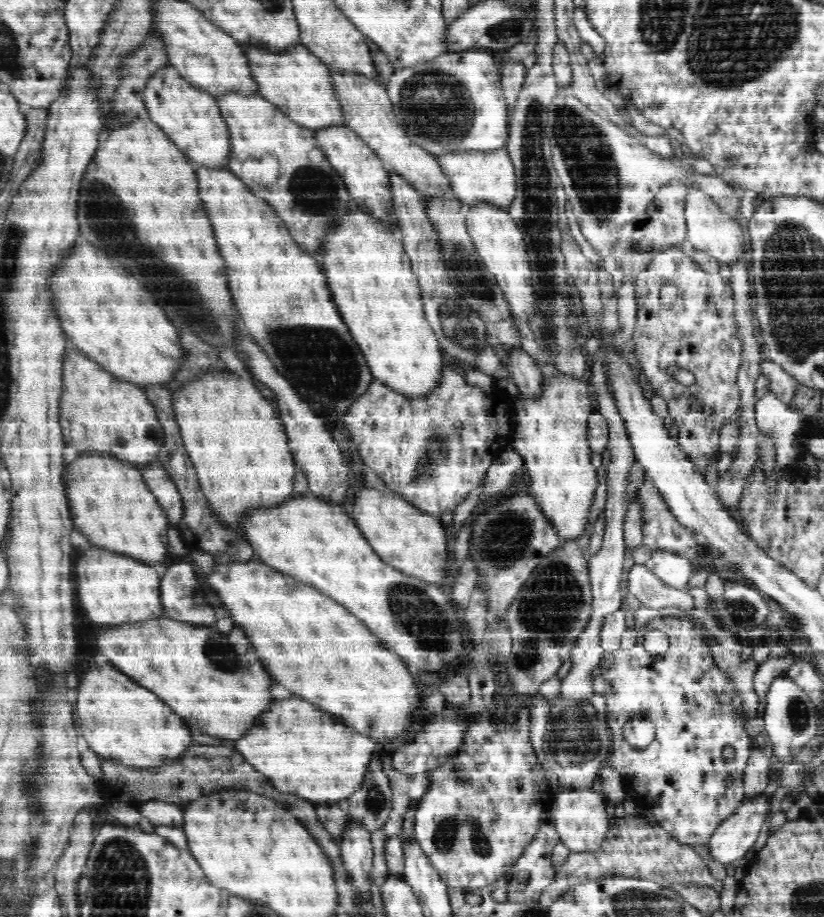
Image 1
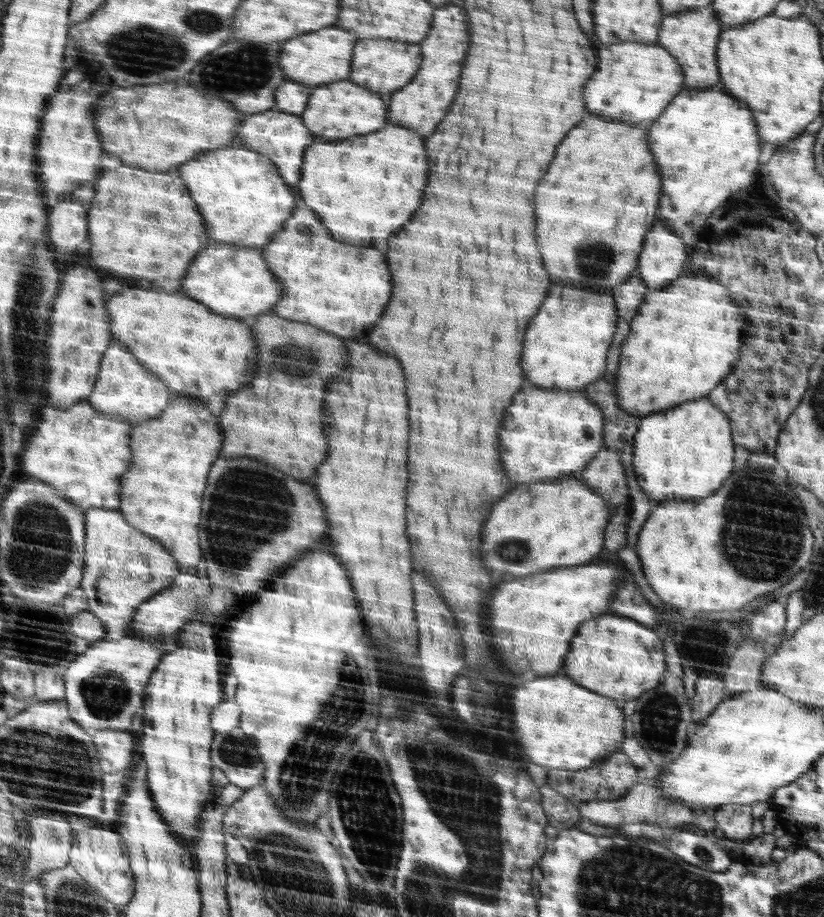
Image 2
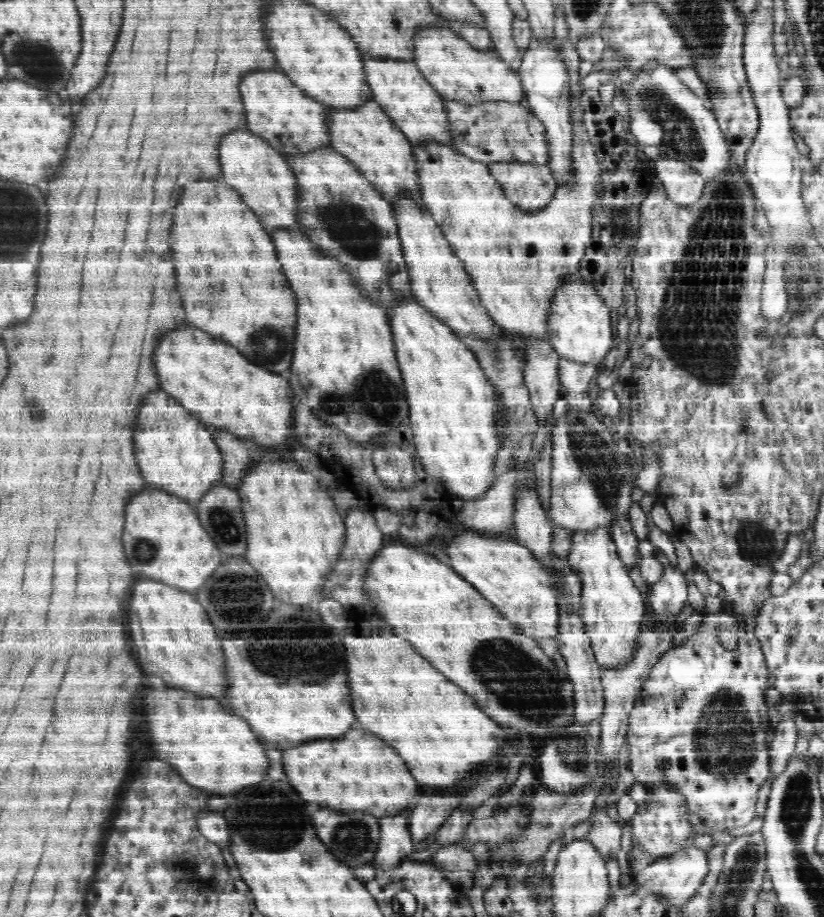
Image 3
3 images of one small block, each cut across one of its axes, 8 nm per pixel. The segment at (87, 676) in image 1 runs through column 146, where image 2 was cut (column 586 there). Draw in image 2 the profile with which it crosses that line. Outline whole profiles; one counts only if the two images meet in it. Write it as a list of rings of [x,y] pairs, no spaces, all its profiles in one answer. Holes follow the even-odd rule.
[[[569,676],[536,678],[512,695],[518,744],[538,766],[571,771],[593,767],[624,744],[624,714],[614,702],[586,690]]]

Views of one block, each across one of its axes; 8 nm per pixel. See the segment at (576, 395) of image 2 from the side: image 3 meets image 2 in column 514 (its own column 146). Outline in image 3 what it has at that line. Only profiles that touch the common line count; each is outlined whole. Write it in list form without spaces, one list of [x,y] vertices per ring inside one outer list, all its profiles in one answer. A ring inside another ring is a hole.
[[[160,390],[154,396],[150,394],[134,432],[145,486],[172,493],[193,505],[200,502],[224,476],[224,457],[212,433],[212,427],[196,420],[192,412],[167,392]]]

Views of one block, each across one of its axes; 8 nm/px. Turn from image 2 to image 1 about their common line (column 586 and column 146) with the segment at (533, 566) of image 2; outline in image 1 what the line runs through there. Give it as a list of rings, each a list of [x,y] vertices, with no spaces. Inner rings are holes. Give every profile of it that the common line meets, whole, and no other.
[[[78,453],[75,460],[65,464],[64,479],[67,484],[66,493],[72,522],[82,534],[90,538],[90,542],[98,548],[106,548],[112,552],[122,552],[132,558],[142,558],[148,564],[162,564],[166,558],[166,542],[164,534],[169,530],[169,518],[158,504],[157,497],[150,492],[144,481],[143,471],[139,466],[118,460],[112,456],[92,453]]]

